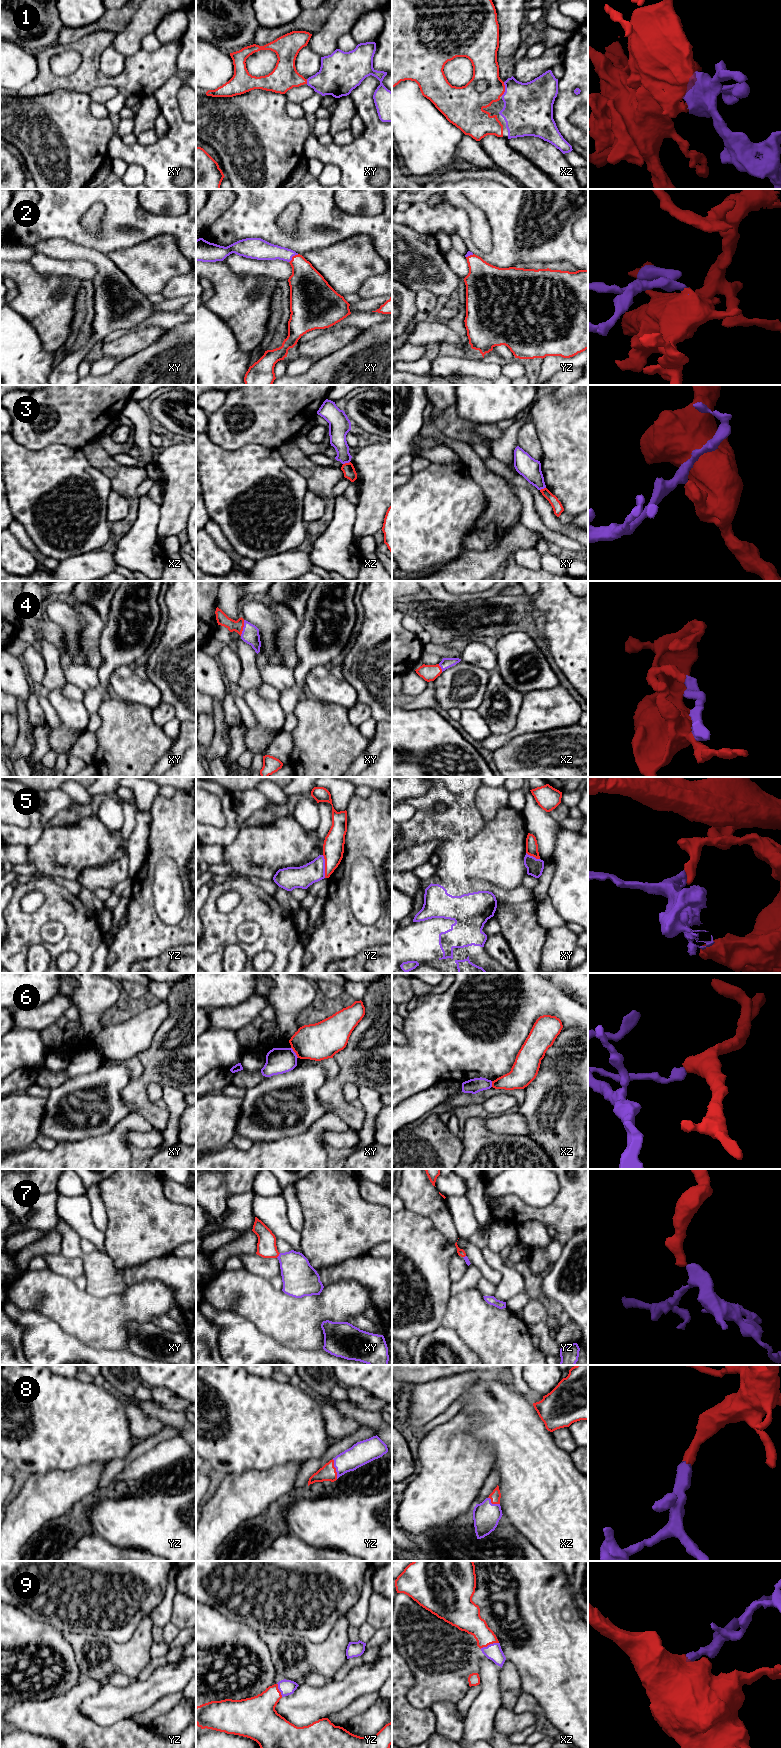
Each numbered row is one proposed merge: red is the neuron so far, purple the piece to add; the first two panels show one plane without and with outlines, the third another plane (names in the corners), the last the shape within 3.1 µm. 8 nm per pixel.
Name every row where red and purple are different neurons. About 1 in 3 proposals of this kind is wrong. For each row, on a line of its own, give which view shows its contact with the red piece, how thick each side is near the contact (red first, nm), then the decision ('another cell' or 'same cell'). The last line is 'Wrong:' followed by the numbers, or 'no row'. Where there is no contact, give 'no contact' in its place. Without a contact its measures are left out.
1: xz | 260/400 nm | same cell
2: xy | 280/160 nm | same cell
3: xz | 100/130 nm | another cell
4: xy | 100/140 nm | same cell
5: yz | 180/180 nm | another cell
6: xy | 300/200 nm | another cell
7: xy | 160/280 nm | same cell
8: yz | 130/190 nm | same cell
9: xz | 190/130 nm | same cell
Wrong: 3, 5, 6

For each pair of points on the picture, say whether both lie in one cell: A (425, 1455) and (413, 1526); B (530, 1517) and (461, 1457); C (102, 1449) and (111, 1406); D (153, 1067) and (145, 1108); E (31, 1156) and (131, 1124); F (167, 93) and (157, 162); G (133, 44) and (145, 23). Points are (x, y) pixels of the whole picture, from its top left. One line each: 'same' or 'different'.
A: same
B: different
C: same
D: same
E: same
F: same
G: same

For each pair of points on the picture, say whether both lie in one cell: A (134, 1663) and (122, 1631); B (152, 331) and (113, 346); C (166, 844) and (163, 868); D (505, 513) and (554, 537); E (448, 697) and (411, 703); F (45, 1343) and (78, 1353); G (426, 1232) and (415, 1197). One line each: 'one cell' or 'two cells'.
A: two cells
B: one cell
C: two cells
D: two cells
E: two cells
F: one cell
G: two cells

